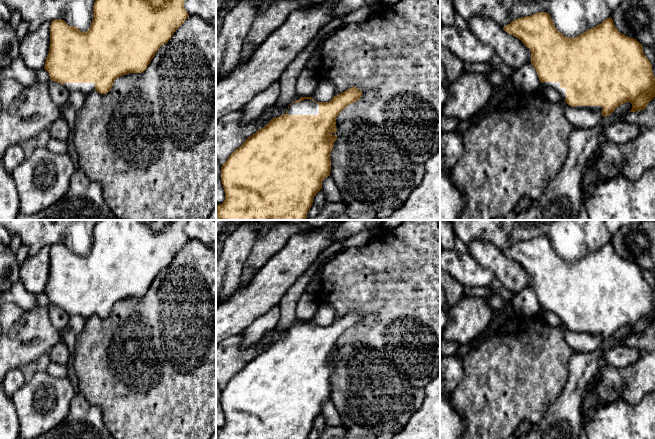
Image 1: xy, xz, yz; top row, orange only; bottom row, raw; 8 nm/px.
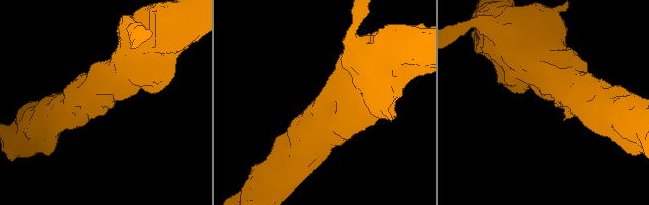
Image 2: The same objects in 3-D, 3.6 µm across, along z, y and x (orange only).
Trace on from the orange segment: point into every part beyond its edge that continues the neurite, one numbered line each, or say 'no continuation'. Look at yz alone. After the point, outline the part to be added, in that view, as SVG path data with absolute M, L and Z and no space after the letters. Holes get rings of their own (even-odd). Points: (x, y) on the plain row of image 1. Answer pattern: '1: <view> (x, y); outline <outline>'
1: yz (554, 309); outline M543 306L543 307L541 307L541 309L545 312L554 313L555 315L557 315L562 320L562 322L564 324L566 323L566 313L561 312L559 306Z

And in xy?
1: xy (86, 312); outline M64 307L63 310L69 317L81 316L86 320L96 315L94 307Z

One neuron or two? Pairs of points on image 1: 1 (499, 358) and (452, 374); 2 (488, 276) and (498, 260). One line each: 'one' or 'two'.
1: two
2: two

